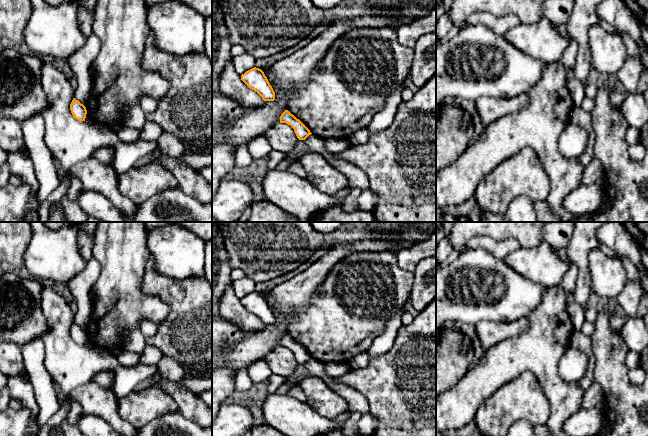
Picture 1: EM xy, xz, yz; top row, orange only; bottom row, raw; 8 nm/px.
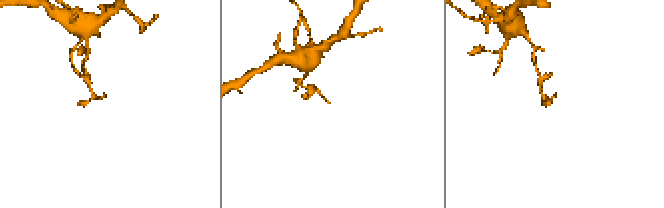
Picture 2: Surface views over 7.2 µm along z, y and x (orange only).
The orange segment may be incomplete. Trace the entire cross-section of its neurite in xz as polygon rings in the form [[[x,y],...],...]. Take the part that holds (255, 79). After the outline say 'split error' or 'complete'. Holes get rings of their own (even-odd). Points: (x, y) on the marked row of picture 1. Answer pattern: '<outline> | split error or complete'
[[[254,67],[246,71],[241,75],[241,80],[257,92],[264,101],[275,100],[275,92],[261,69]]] | complete

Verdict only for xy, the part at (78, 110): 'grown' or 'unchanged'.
unchanged

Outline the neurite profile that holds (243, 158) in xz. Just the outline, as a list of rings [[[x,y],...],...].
[[[248,145],[236,149],[234,166],[245,169],[252,162],[253,158],[249,152]]]

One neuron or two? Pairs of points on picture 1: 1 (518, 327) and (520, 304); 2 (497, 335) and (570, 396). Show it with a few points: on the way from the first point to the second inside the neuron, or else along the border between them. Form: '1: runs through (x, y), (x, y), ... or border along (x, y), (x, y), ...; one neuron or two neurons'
1: border along (526, 317), (496, 322); two neurons
2: border along (525, 331), (491, 345), (486, 349); two neurons

